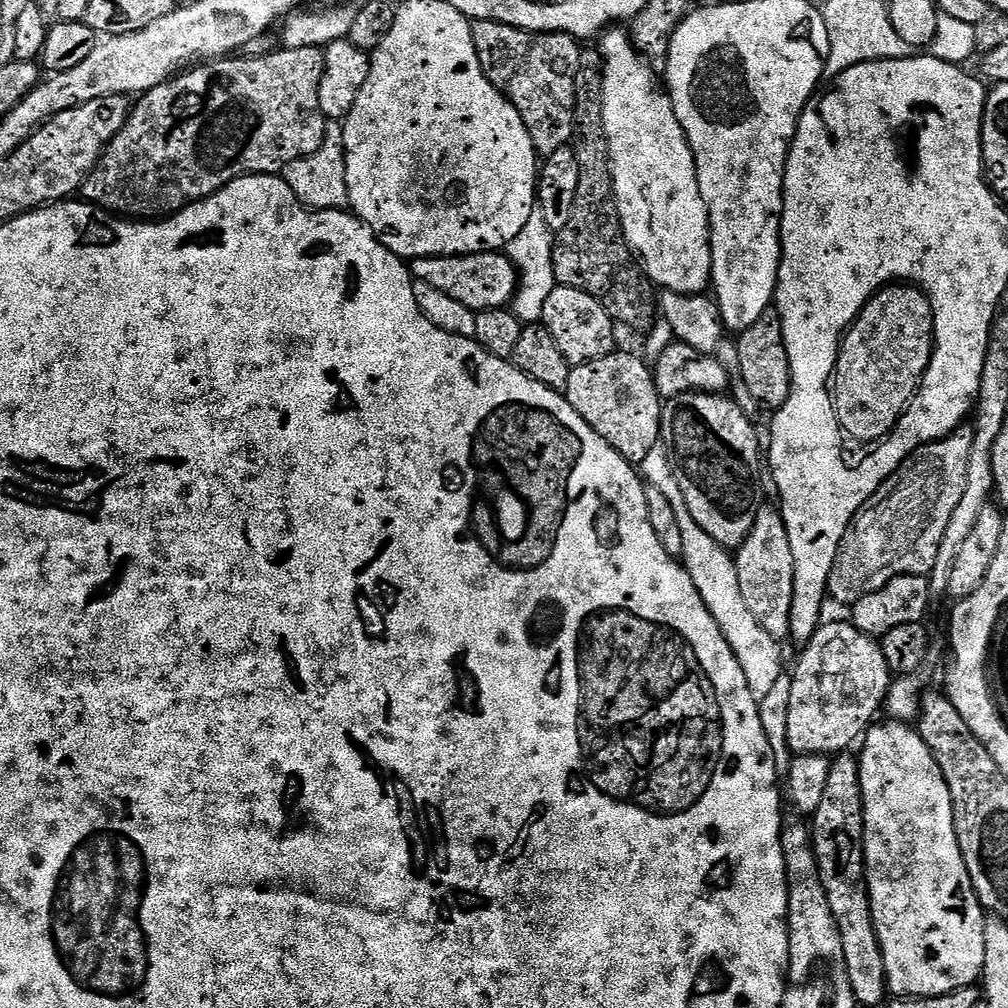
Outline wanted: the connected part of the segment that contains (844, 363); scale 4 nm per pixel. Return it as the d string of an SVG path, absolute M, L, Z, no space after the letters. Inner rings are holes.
M892 288L892 292L884 292L884 296L876 296L876 300L868 306L868 312L860 308L860 324L856 324L856 332L849 336L849 345L844 344L844 356L840 356L840 388L836 388L836 403L840 411L843 433L860 442L870 442L869 444L885 439L889 432L895 427L900 416L920 388L924 380L925 371L932 360L932 350L935 347L935 328L933 326L933 313L936 300L930 300L932 296L921 296L920 292L908 292L908 288Z

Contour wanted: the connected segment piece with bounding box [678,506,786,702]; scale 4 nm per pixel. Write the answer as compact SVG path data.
M687 506L682 510L682 514L678 514L678 518L682 518L682 522L689 522L680 524L684 535L682 542L684 568L690 574L694 586L698 586L698 594L702 594L702 602L706 602L714 622L718 622L718 626L722 630L726 642L730 642L730 650L734 650L734 654L742 666L742 674L746 674L746 682L750 685L750 694L754 694L754 698L759 702L766 697L779 676L786 672L784 660L780 657L781 641L766 634L766 630L762 630L758 618L754 618L754 614L750 614L750 606L746 606L746 602L742 598L742 586L738 582L738 570L733 553L718 542L714 542L714 538L710 538L710 534L703 532L692 521L690 509Z

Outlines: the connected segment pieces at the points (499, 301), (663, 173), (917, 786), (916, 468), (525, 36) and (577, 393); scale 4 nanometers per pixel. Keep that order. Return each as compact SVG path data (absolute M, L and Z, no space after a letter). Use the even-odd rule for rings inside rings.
M500 250L470 252L466 256L423 256L421 260L411 261L410 271L416 280L442 290L442 294L450 294L450 298L475 313L511 305L518 287L516 267Z
M616 26L611 30L605 31L598 40L600 52L604 55L604 84L601 83L599 85L600 92L604 97L600 105L602 106L602 118L604 119L604 129L608 139L608 149L612 159L612 185L616 191L616 209L620 215L620 225L624 231L626 242L632 247L633 253L638 257L643 267L644 275L652 281L657 289L699 296L709 291L712 282L712 223L708 220L708 207L702 198L702 190L698 186L696 159L690 150L686 134L678 122L678 114L674 114L672 97L668 95L667 91L662 90L661 81L660 84L656 81L657 73L650 67L647 59L641 56L636 51L636 47L632 45L631 35L625 29L623 32L620 28L623 27Z
M895 718L887 722L869 727L858 763L864 799L864 867L874 930L888 971L888 991L896 998L923 998L970 988L984 970L986 910L976 896L958 846L950 790L919 731Z
M961 426L955 428L949 436L944 436L941 440L935 440L914 449L912 455L881 482L879 490L856 511L856 517L848 526L848 533L844 535L842 542L838 546L836 561L830 570L830 578L828 579L828 596L831 599L834 598L838 603L845 604L845 606L851 606L858 603L862 598L866 598L866 594L874 594L874 590L882 590L882 586L886 586L886 582L890 582L894 578L899 576L928 576L931 574L934 570L934 562L938 562L938 550L942 546L942 538L946 534L946 526L950 526L950 517L954 515L954 509L958 507L956 497L964 489L962 478L966 474L966 470L970 470L970 452L974 450L974 436L975 431L971 427Z
M472 20L472 37L474 38L474 50L478 50L478 62L482 62L482 70L486 74L486 78L490 78L492 85L512 103L514 110L518 110L518 114L530 134L530 142L534 142L534 150L537 157L543 158L554 154L554 150L562 150L569 147L572 139L572 125L576 122L576 93L578 91L576 75L580 72L581 48L578 41L574 37L566 35L565 32L527 32L524 28L515 28L497 20Z
M617 350L608 356L598 358L594 362L577 364L572 369L566 398L574 410L587 422L607 444L611 445L623 460L627 460L633 466L643 465L646 454L654 450L654 446L661 443L660 434L660 409L662 407L662 397L656 388L656 378L651 367L648 368L636 356L631 356L628 352Z

